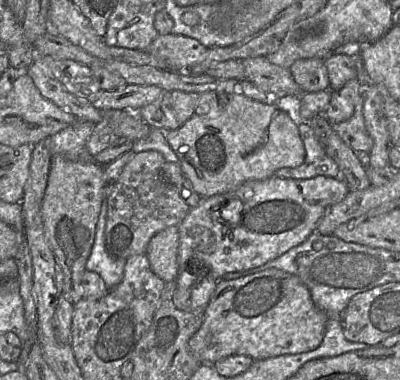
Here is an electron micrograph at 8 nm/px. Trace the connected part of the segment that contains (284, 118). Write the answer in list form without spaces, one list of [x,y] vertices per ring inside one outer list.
[[[244,95],[229,96],[228,104],[216,117],[198,116],[194,113],[179,128],[165,133],[170,147],[179,159],[183,174],[202,198],[233,191],[247,181],[270,178],[281,168],[300,166],[305,158],[298,125],[290,115],[274,104],[262,103]]]

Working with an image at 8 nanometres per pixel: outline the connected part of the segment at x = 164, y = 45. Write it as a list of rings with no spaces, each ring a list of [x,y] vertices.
[[[174,33],[158,35],[145,50],[169,66],[187,71],[205,57],[208,48],[198,40]]]

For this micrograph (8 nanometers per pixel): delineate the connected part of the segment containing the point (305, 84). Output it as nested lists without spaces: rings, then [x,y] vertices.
[[[324,58],[298,59],[290,67],[290,72],[303,93],[313,93],[329,88]]]

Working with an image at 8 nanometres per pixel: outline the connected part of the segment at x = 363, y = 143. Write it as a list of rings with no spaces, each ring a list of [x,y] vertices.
[[[359,99],[350,119],[344,122],[331,123],[334,131],[343,142],[358,155],[368,154],[373,146],[373,140],[365,127],[363,104],[363,99]]]

